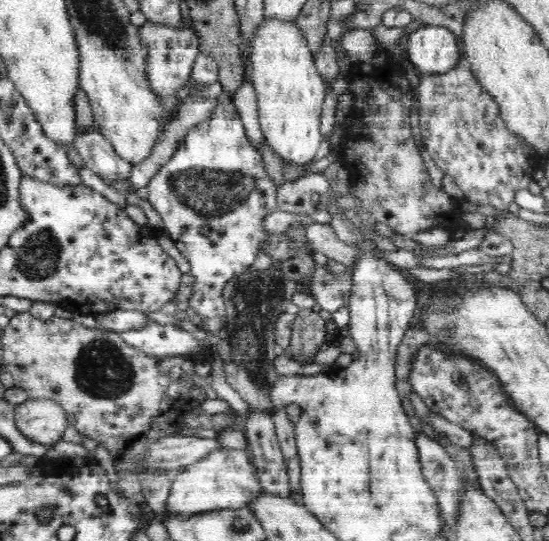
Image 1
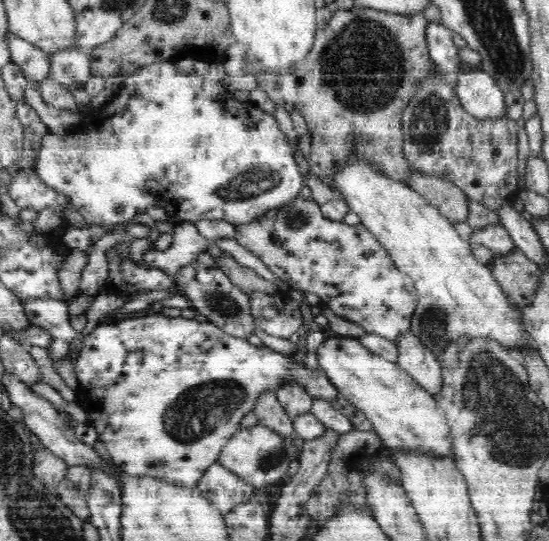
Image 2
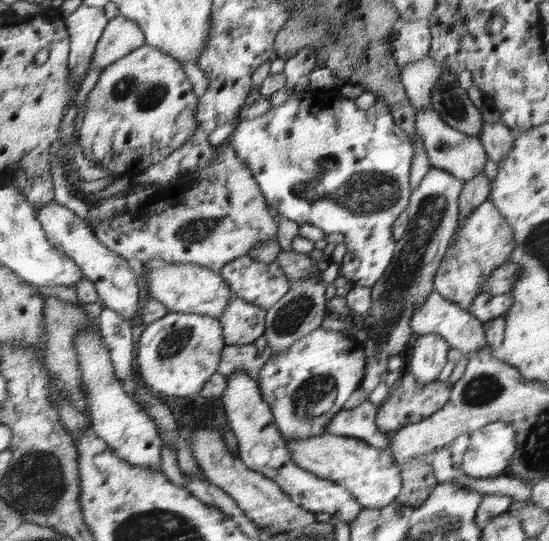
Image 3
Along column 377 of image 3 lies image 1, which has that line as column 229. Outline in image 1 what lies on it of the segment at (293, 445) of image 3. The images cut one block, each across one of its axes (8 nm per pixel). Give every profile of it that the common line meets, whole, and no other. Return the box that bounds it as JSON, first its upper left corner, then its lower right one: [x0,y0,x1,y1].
[164,447,260,517]

